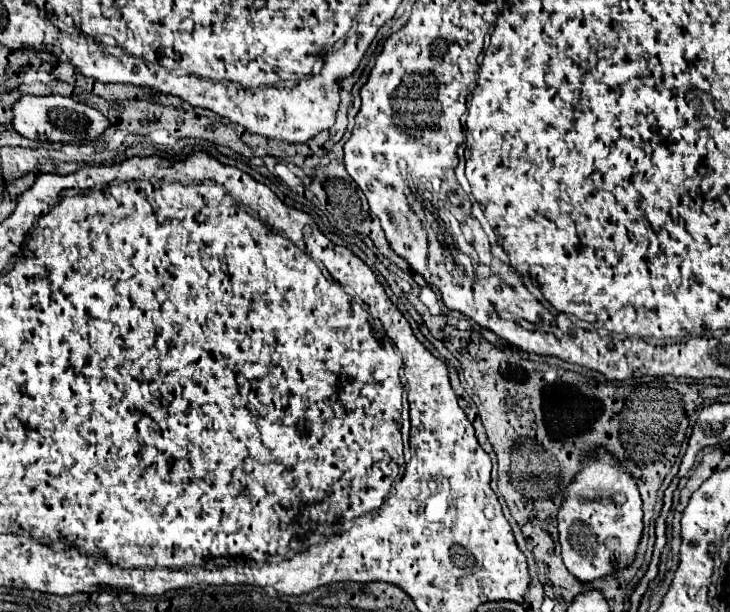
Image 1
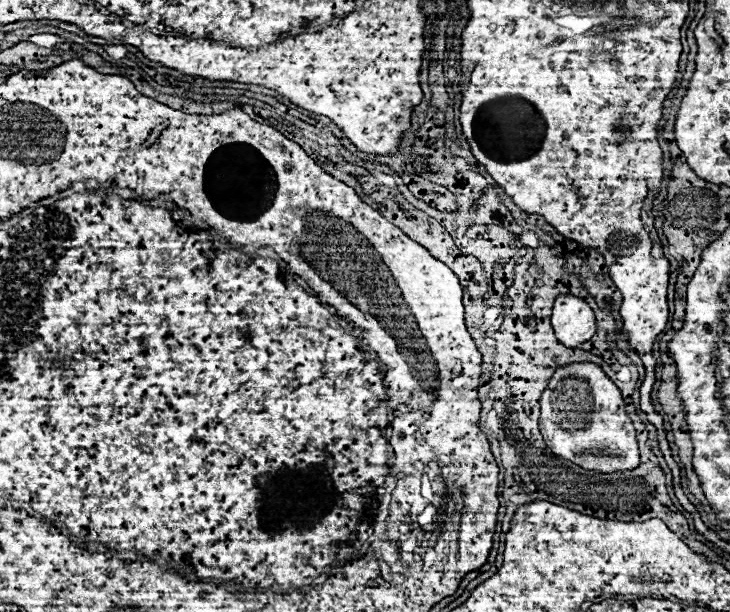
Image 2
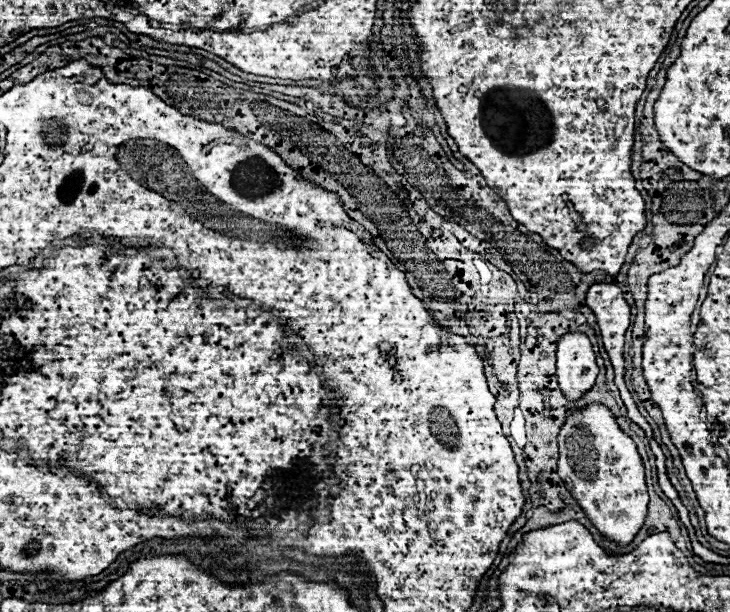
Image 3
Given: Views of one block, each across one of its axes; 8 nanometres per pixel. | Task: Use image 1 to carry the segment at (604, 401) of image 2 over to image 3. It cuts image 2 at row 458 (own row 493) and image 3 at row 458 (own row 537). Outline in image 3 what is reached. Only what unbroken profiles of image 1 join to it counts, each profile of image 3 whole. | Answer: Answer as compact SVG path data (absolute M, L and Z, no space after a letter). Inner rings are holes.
M592 402L574 408L564 420L558 434L558 448L558 474L592 524L604 538L612 538L622 546L630 544L648 512L644 466L634 440L620 430L616 418L604 404Z

